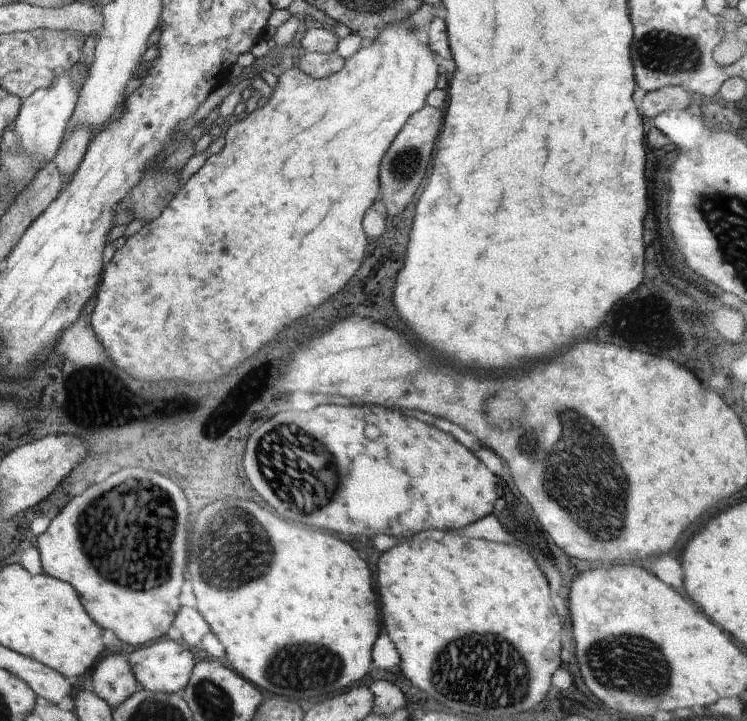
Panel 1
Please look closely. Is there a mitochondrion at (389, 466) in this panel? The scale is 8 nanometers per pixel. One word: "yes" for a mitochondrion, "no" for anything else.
no

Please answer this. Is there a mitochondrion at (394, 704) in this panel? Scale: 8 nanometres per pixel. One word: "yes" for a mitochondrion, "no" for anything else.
no

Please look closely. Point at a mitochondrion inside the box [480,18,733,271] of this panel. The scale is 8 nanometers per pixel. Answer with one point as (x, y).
(660, 52)

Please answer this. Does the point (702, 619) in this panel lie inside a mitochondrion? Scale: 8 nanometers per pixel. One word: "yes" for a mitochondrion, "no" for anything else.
no

